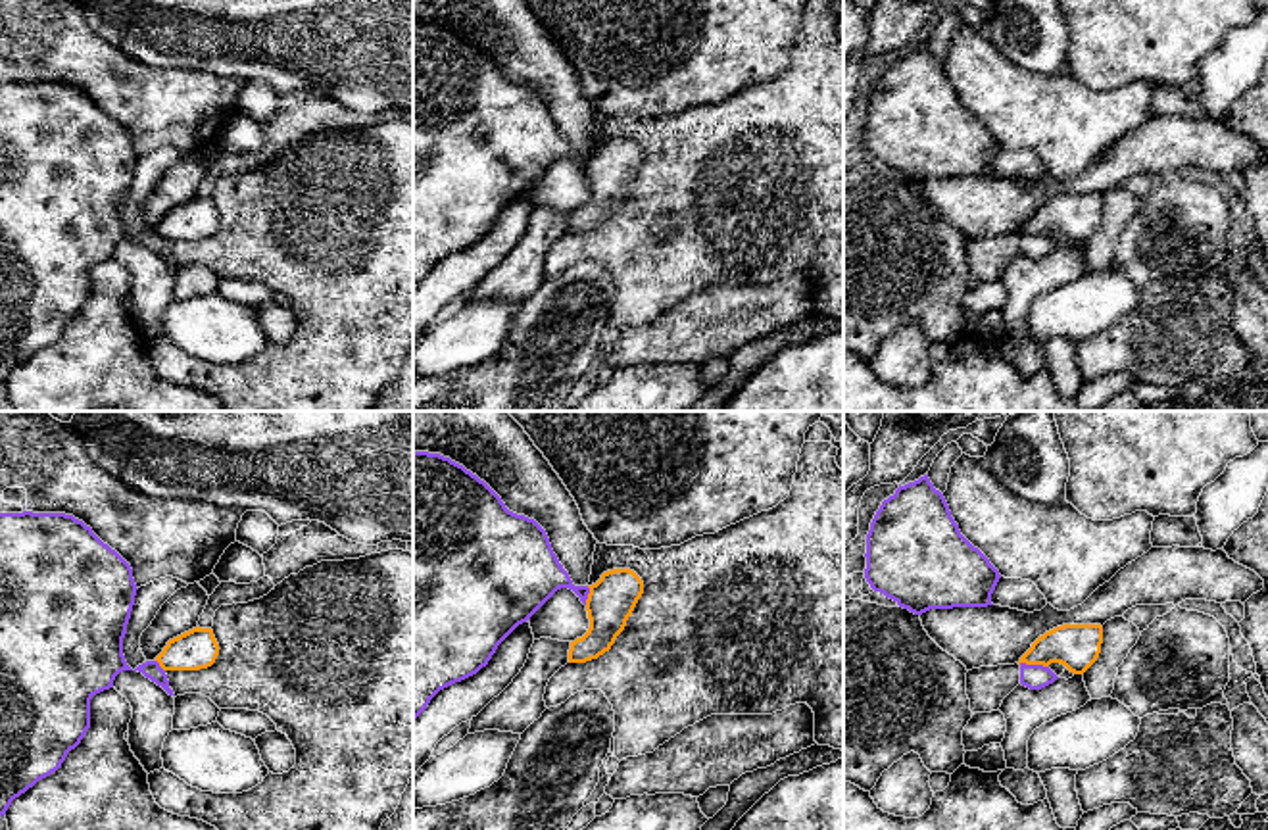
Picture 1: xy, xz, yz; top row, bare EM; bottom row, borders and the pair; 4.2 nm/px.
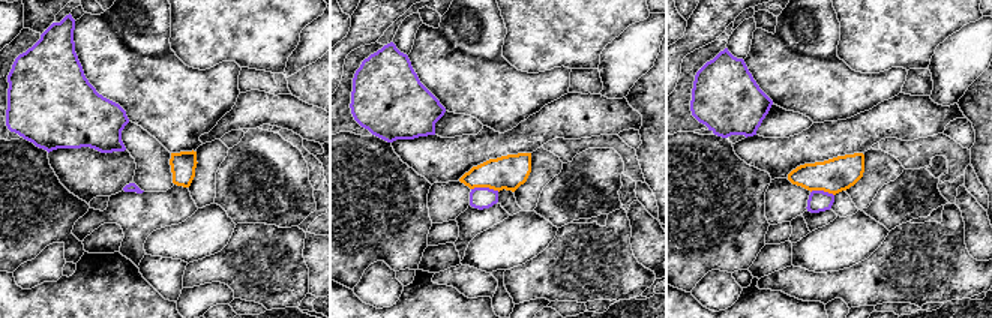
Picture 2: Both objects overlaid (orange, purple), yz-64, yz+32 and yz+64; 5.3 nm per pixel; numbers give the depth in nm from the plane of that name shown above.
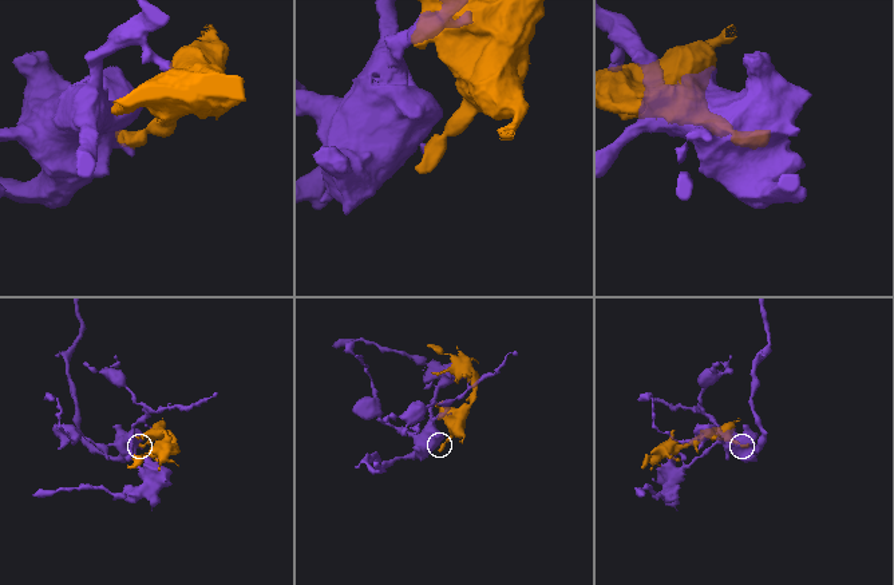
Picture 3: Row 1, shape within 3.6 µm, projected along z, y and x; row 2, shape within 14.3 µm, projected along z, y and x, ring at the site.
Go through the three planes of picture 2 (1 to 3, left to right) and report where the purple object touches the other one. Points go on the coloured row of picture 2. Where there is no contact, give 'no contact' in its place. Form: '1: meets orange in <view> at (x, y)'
1: no contact
2: meets orange in yz+32 at (485, 186)
3: meets orange in yz+64 at (823, 189)

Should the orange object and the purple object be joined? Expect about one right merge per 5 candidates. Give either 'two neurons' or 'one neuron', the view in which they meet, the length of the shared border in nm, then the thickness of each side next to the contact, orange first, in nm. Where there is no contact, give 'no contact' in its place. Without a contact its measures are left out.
two neurons; contact in yz; length 130 nm; calibres 190 and 110 nm

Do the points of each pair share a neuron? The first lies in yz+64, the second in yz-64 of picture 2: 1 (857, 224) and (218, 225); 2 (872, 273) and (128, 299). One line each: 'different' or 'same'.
1: same
2: different

